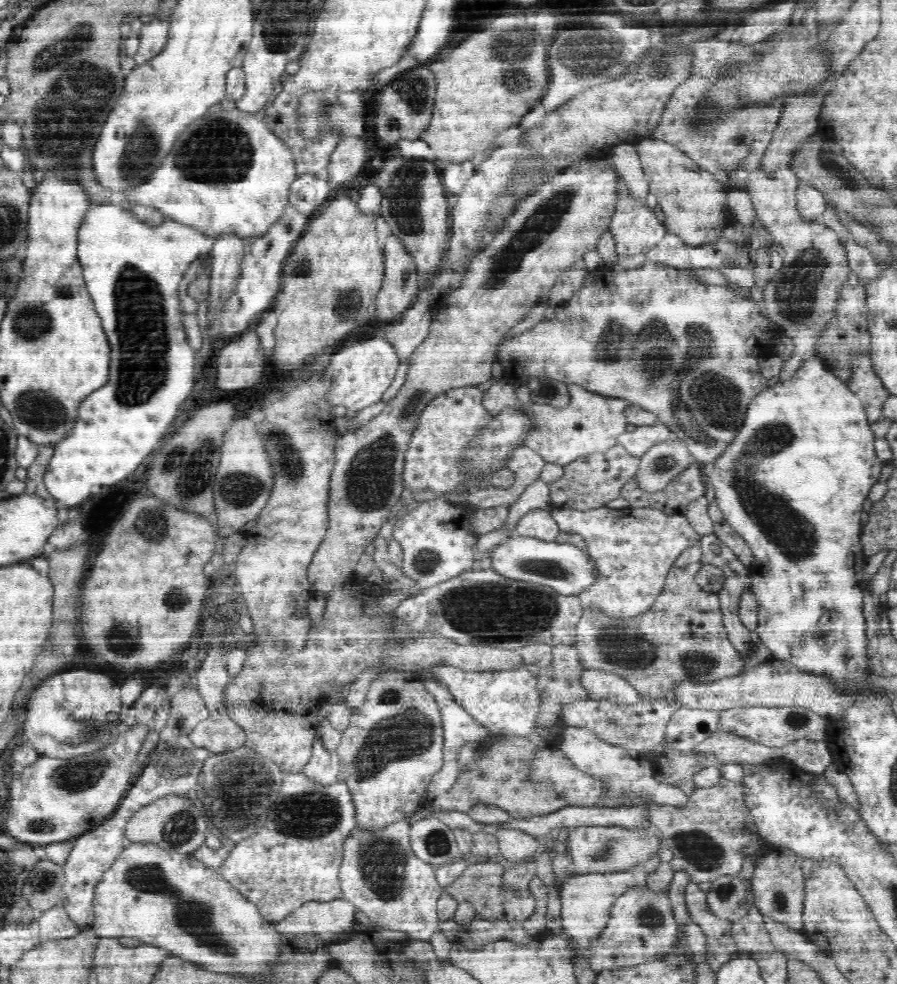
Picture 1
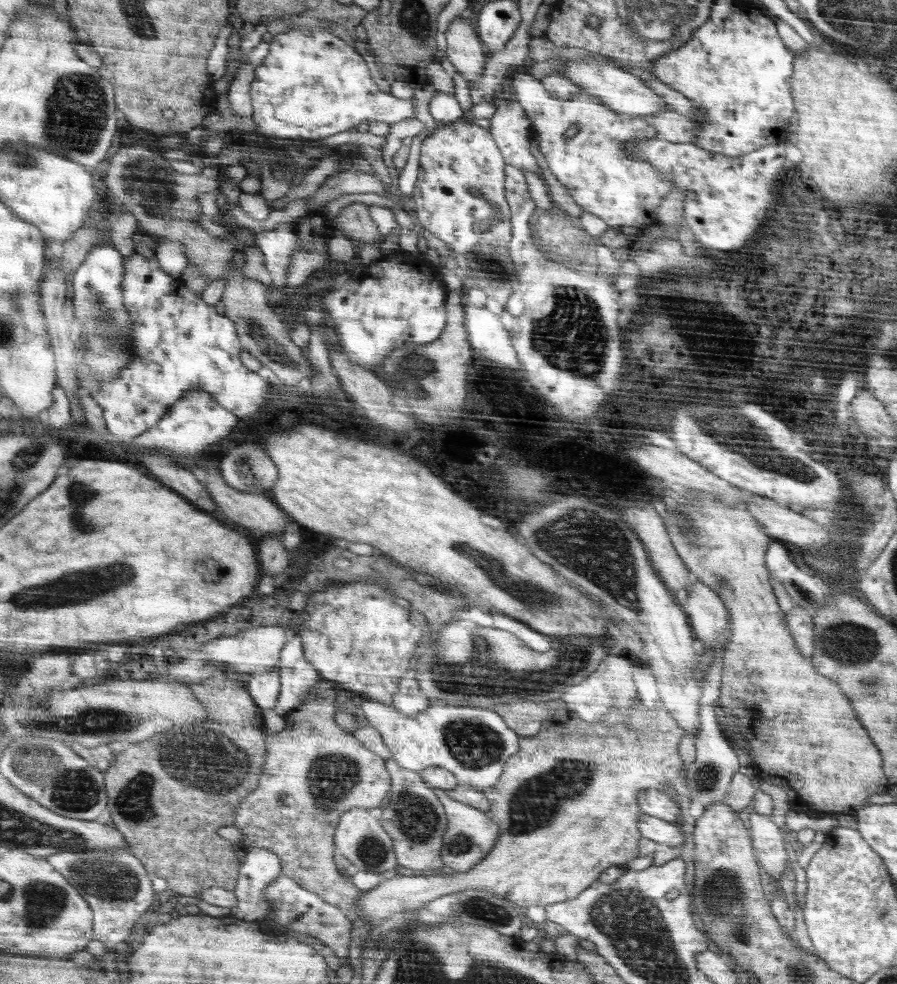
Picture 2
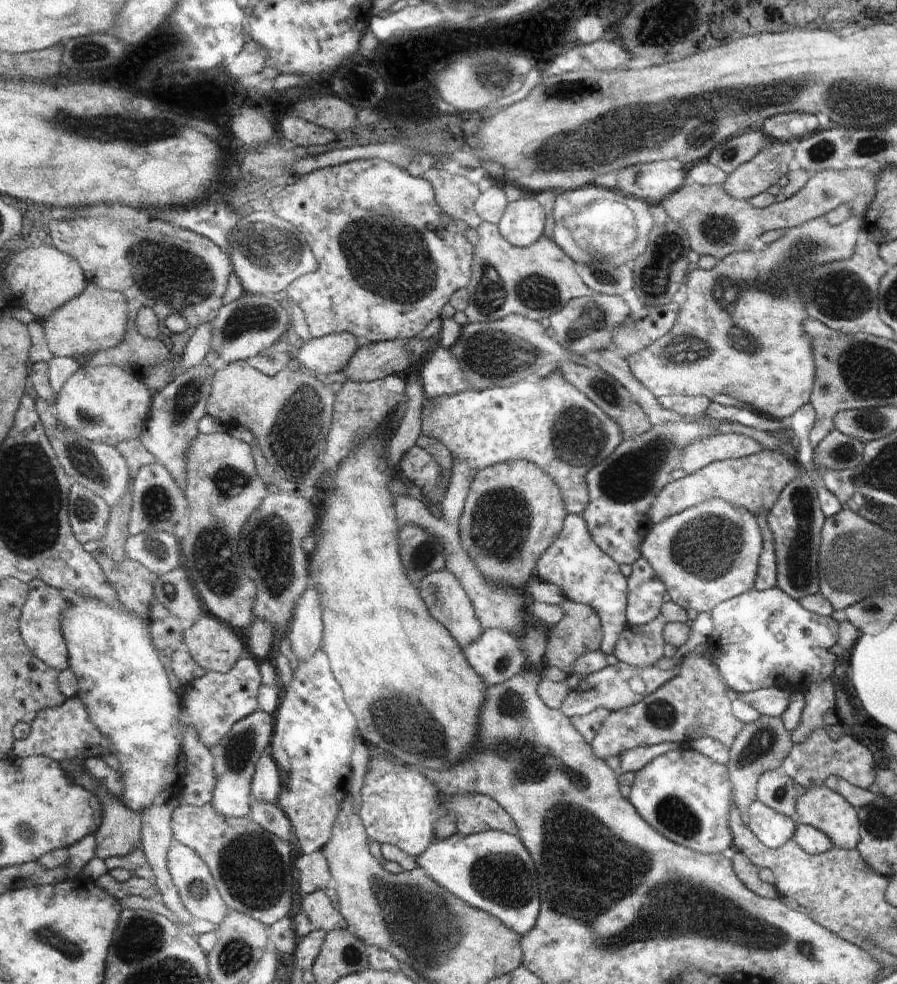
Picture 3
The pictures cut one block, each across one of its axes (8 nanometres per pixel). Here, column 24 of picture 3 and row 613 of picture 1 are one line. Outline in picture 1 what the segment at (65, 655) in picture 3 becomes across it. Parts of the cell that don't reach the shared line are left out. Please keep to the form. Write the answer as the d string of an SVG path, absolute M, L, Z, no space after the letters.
M596 507L588 510L555 509L554 517L560 530L581 534L586 541L589 550L589 560L592 561L592 584L579 592L582 607L588 602L603 604L604 611L608 615L632 616L641 614L649 603L656 598L660 588L664 586L664 578L669 567L674 565L676 558L680 556L680 550L684 550L688 544L699 540L699 534L692 528L690 521L683 513L668 513L658 509L651 509L644 517L633 517L631 509L609 509L608 507Z

